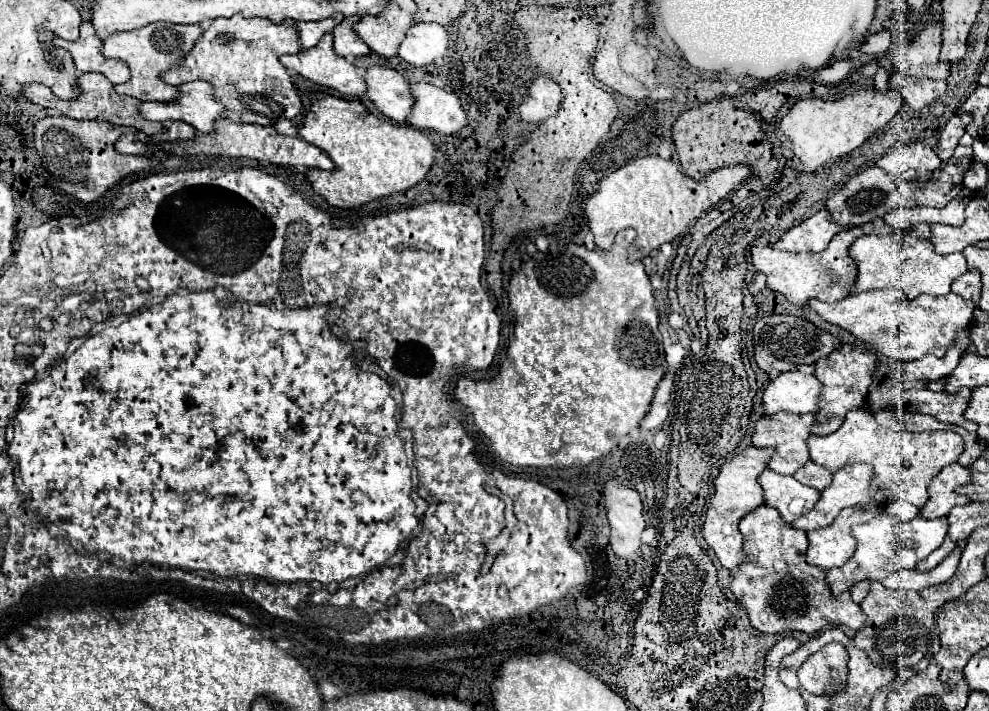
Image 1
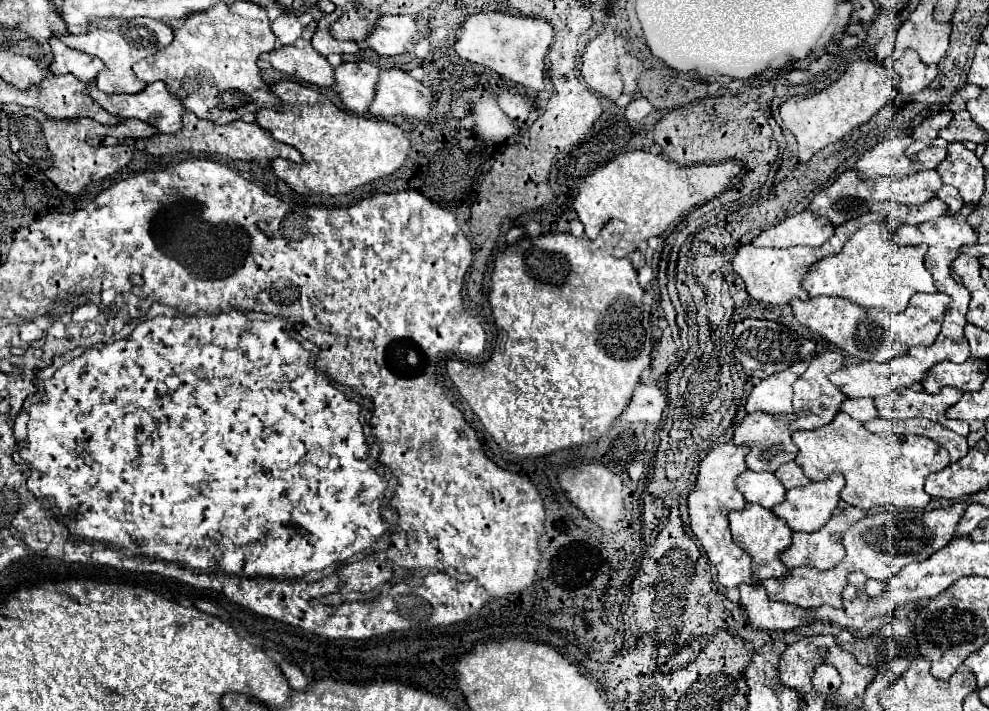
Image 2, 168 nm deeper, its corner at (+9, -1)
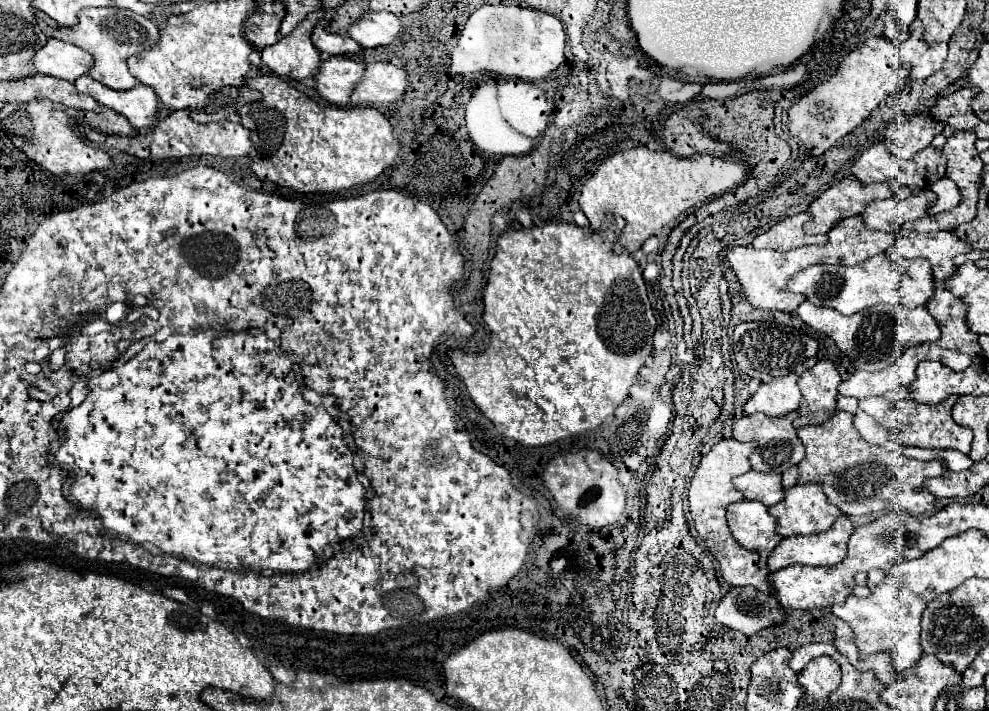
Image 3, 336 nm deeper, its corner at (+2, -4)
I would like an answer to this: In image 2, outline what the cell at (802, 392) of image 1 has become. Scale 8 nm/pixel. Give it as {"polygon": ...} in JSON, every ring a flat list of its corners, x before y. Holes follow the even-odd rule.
{"polygon":[[780,371,768,379,762,379,752,387,746,399,746,411,764,413,794,413,792,409,792,383,798,377,794,373]]}

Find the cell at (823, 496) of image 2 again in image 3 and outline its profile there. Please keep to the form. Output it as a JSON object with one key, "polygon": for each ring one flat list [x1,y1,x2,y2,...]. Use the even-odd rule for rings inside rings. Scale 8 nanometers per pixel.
{"polygon":[[803,484,785,488,785,498,771,506,769,514,777,518,781,536,795,536,827,532,841,510,827,500,819,484]]}

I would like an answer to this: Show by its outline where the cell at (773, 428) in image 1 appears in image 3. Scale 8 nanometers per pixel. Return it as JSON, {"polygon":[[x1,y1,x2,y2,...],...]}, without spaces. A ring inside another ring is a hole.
{"polygon":[[797,412,785,414,781,418,769,418,765,414,751,414,751,416,743,416,741,420,737,420,733,424,733,438,741,440,741,442,755,442,757,448,755,452,749,456,751,468,757,472,785,472,787,468,799,464,805,456,803,444,797,438,797,432,793,428,793,420,797,418]]}

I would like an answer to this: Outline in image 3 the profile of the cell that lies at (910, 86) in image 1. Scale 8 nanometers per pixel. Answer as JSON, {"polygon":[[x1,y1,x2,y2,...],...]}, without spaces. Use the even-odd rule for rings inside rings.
{"polygon":[[915,24,917,28,909,32,905,42,899,46,899,58,903,62,911,64,911,78,913,80,923,80,935,74,941,64,947,58,947,46,945,44,925,44,923,40,923,28]]}

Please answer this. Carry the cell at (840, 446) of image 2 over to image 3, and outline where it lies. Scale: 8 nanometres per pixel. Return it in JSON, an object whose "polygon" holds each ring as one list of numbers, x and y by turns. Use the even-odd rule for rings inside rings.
{"polygon":[[835,412,831,420,819,426,803,426,797,430,803,446,805,446,805,458,799,462,799,484,821,484,829,502,839,506,843,514,849,516,861,516,861,514,871,514,871,512,907,512,911,515,931,514,935,512,935,497,929,494,923,486,925,480,941,476,947,472,947,466,943,460,915,460,899,454,899,450,887,450,879,446,867,444,859,432,855,432,853,426,853,416,849,412]]}

